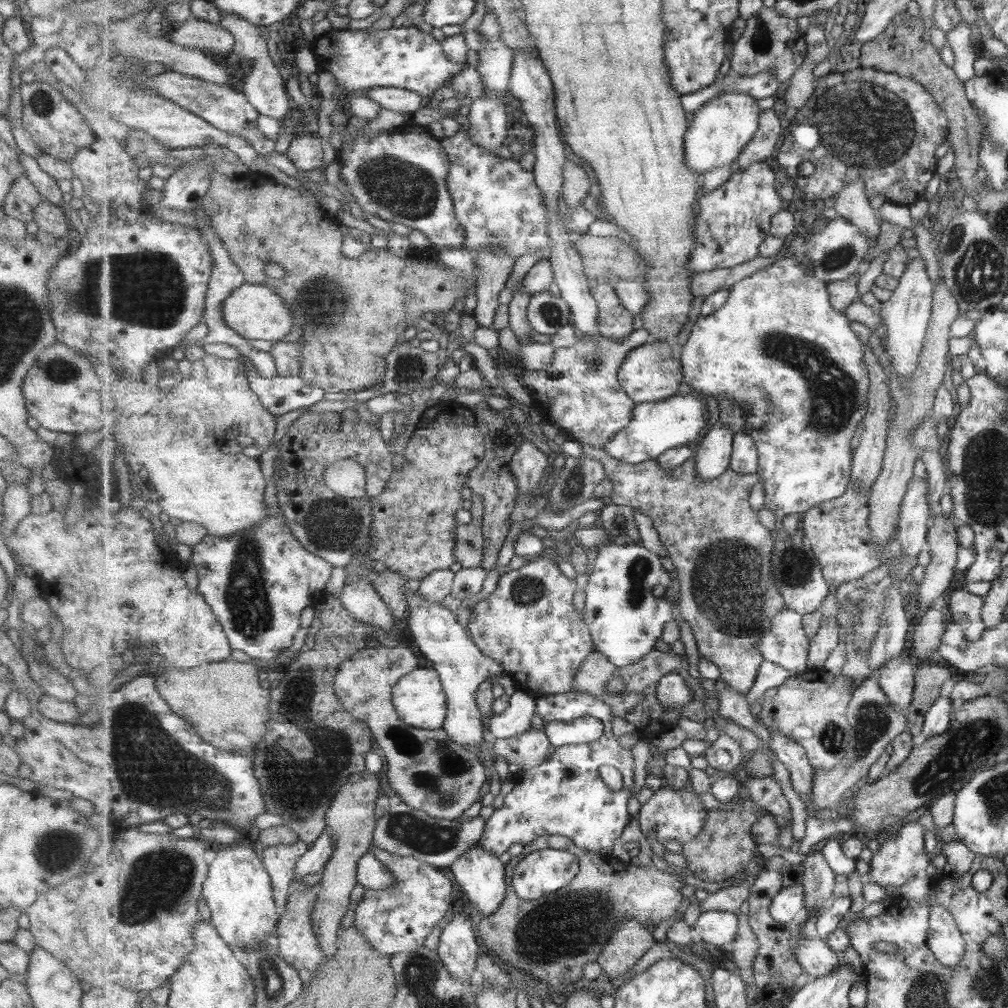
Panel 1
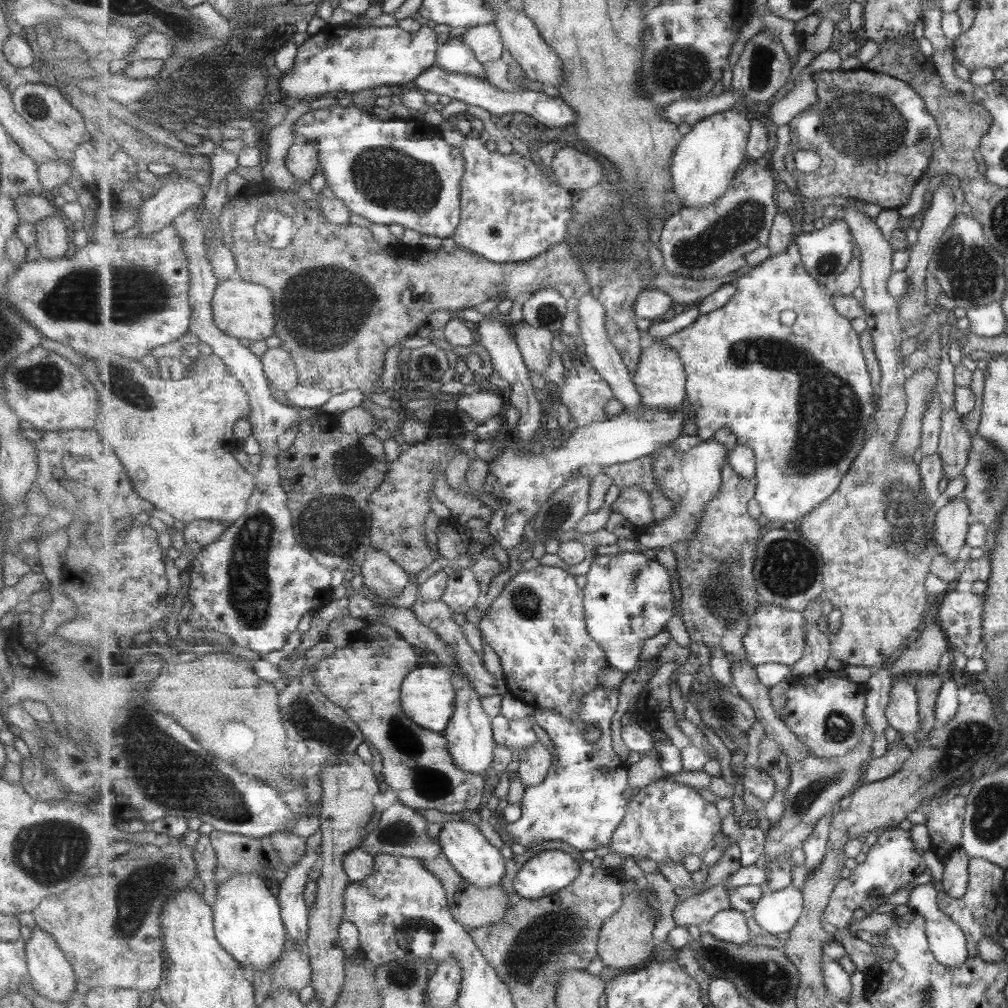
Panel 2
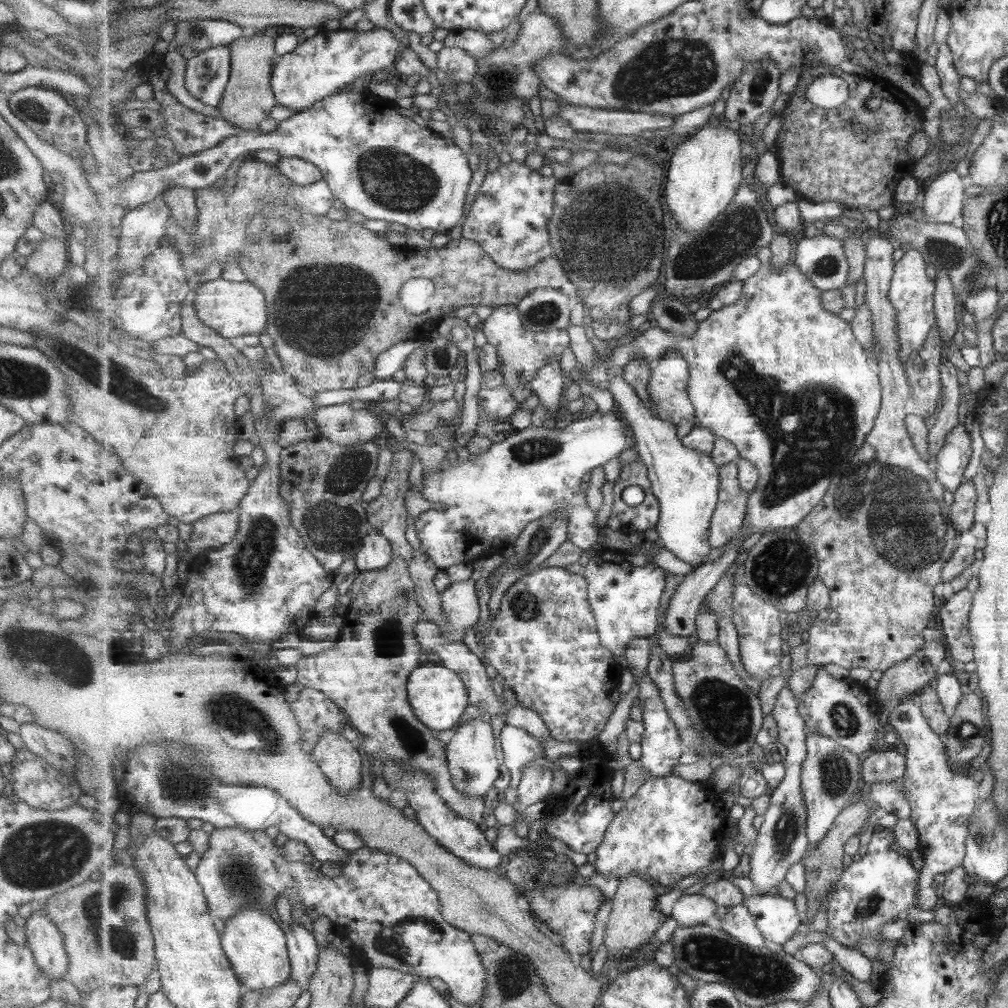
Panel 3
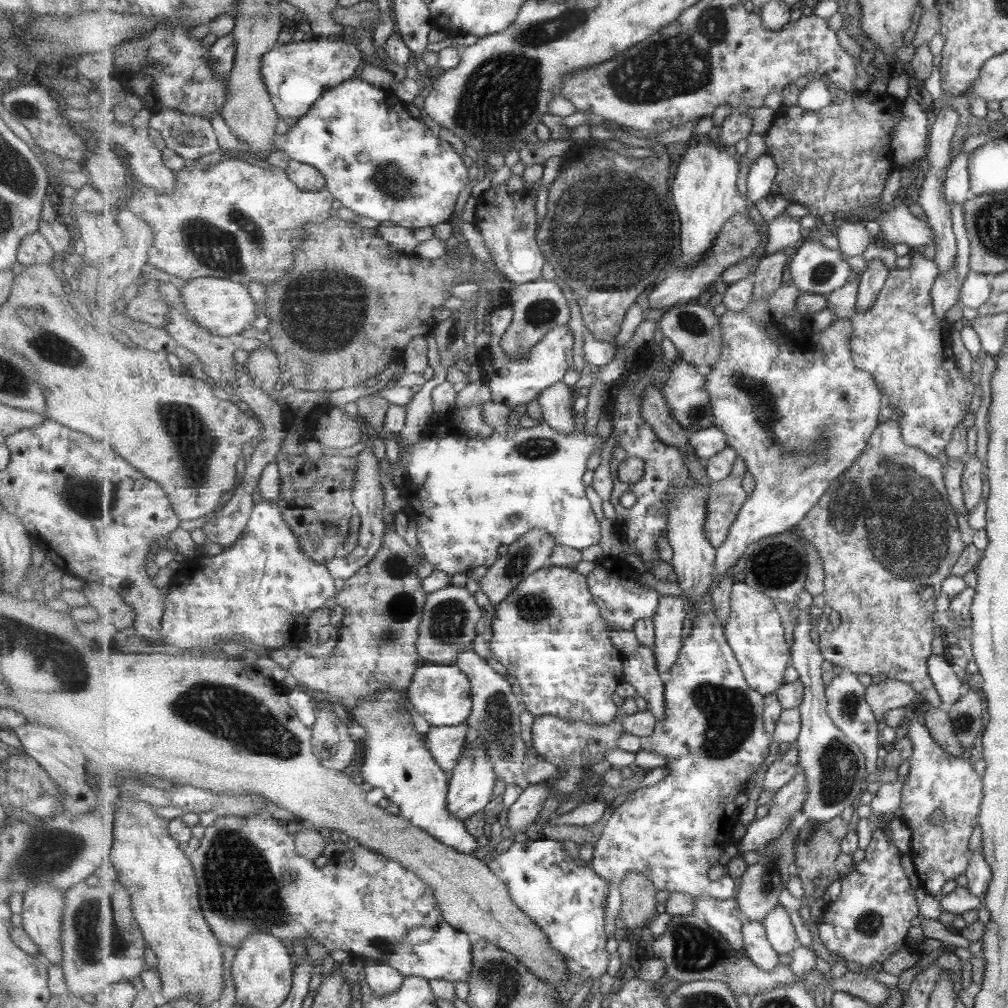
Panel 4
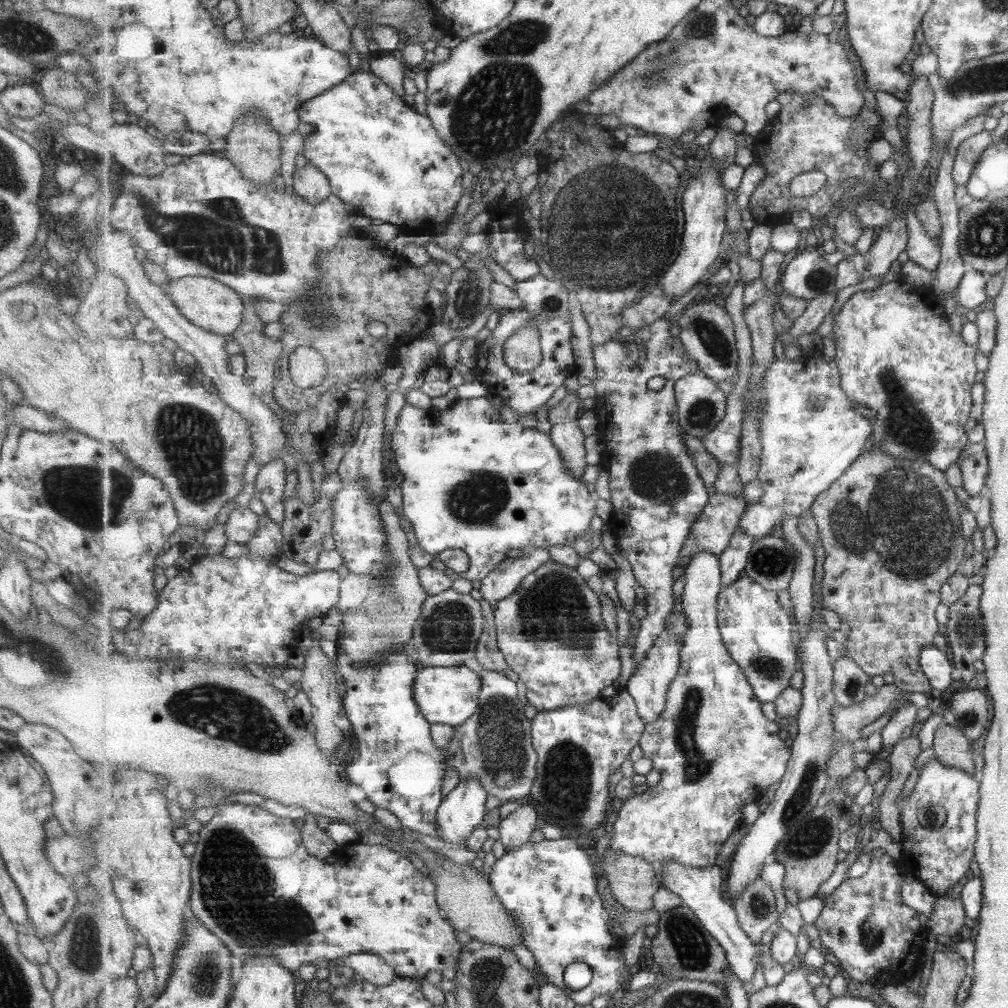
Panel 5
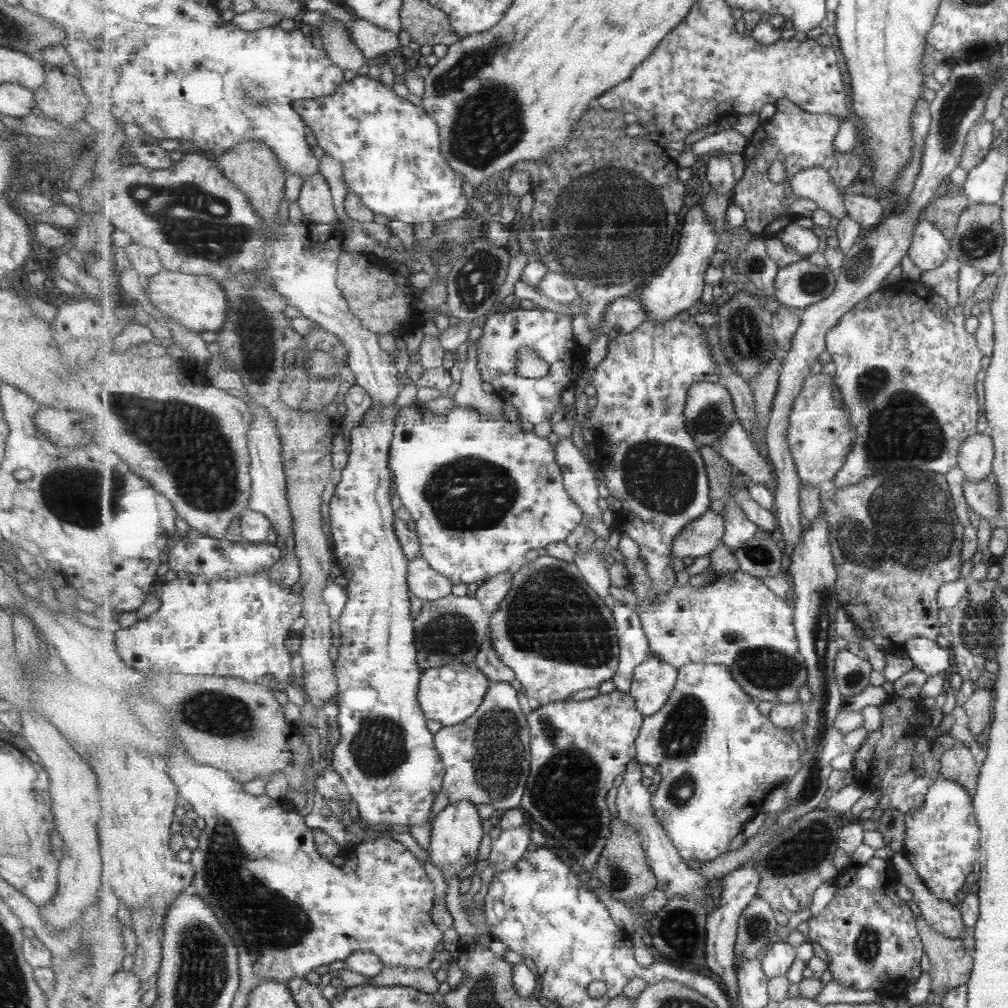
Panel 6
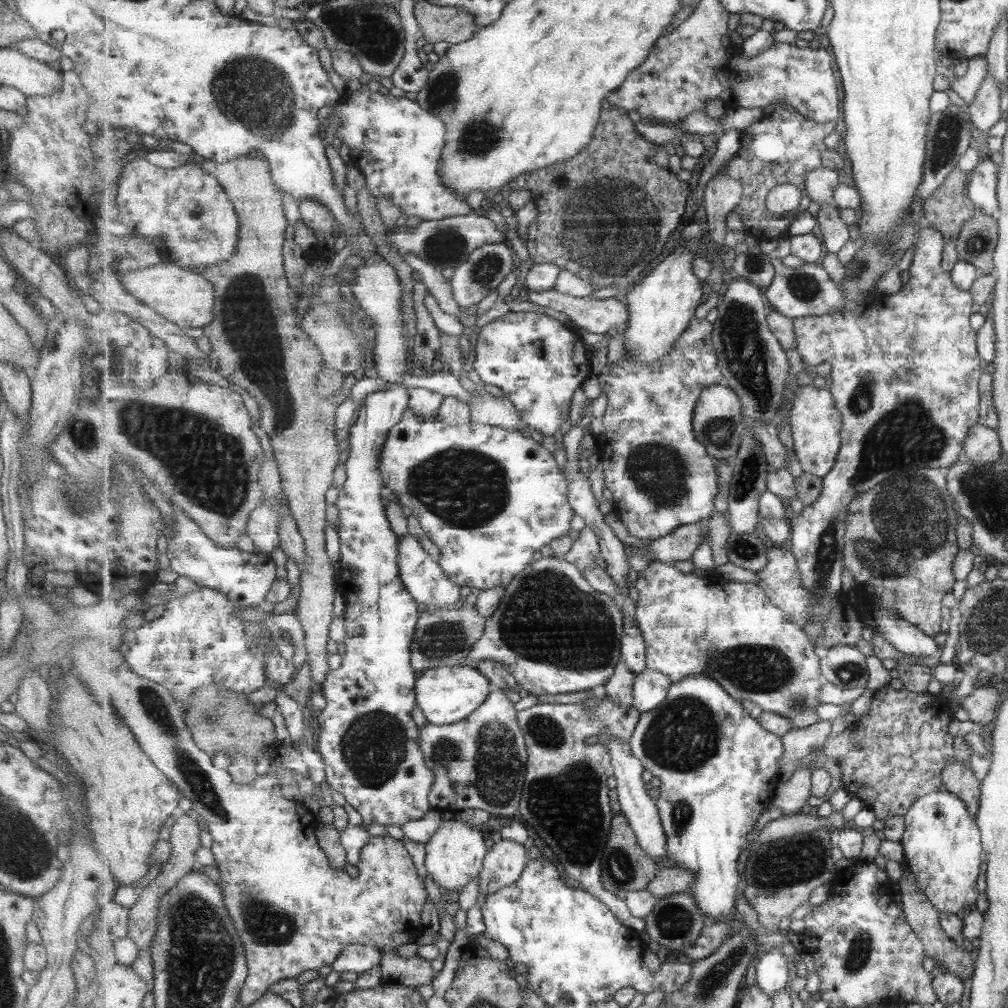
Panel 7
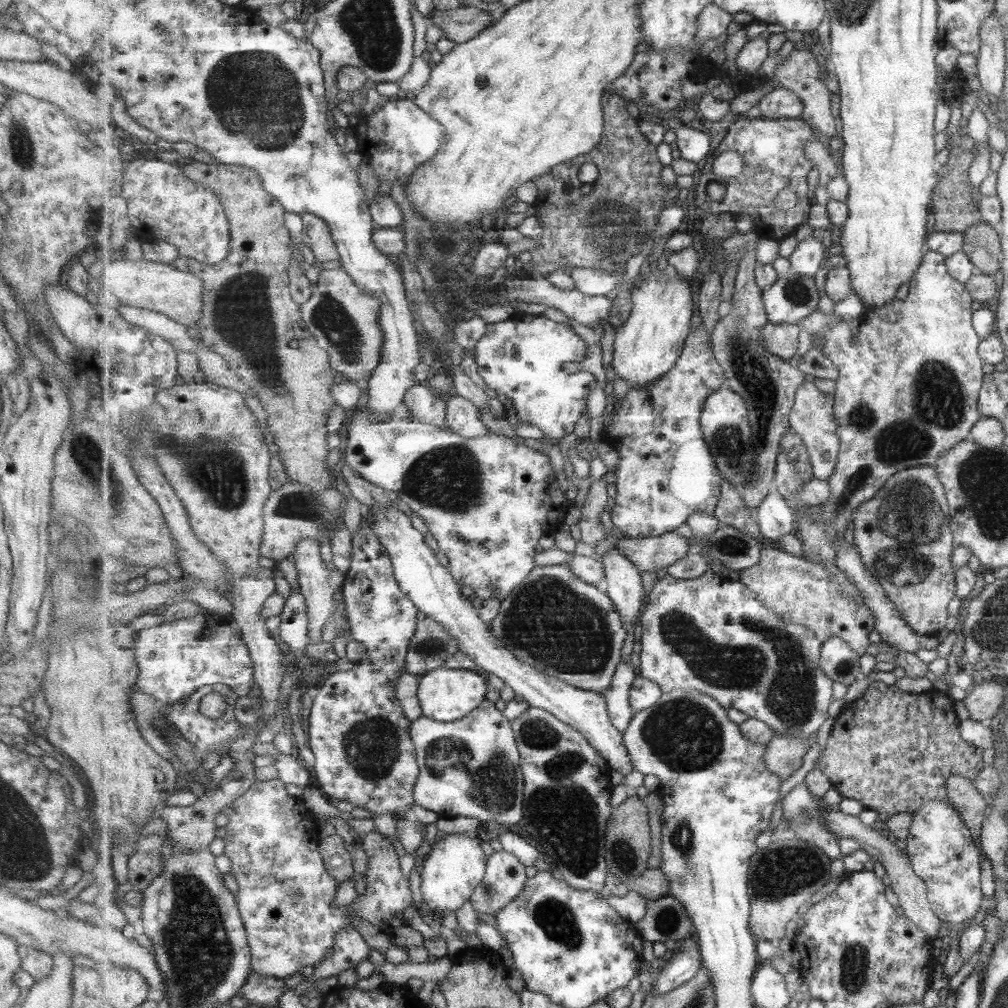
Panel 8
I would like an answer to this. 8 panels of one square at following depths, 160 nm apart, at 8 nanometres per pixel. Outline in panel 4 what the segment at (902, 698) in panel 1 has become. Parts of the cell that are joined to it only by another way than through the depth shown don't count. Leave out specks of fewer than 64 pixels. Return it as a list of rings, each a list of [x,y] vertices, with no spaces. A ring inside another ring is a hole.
[[[913,716],[912,720],[908,722],[904,721],[901,734],[909,738],[913,751],[911,756],[907,759],[910,765],[904,789],[902,790],[900,818],[905,821],[905,826],[910,832],[911,844],[909,844],[909,851],[911,852],[909,858],[913,863],[918,882],[931,896],[935,896],[947,880],[957,878],[957,876],[963,874],[968,867],[969,850],[967,850],[967,840],[969,840],[969,834],[971,834],[971,830],[973,830],[973,826],[975,826],[975,814],[977,814],[980,809],[979,800],[982,799],[981,778],[979,778],[979,776],[975,774],[975,770],[965,762],[965,757],[959,760],[959,758],[953,758],[953,756],[945,752],[944,749],[932,739],[920,717]],[[933,811],[940,812],[944,818],[939,826],[927,822],[927,816]]]

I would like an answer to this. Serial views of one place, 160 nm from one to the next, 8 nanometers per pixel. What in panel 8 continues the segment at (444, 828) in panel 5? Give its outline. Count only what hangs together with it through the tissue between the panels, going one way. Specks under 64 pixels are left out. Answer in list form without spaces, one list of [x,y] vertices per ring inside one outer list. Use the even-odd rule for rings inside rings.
[[[451,833],[428,848],[428,857],[421,873],[421,892],[431,911],[450,913],[459,910],[465,902],[471,902],[476,888],[486,875],[488,856],[481,848],[481,840],[465,833]]]

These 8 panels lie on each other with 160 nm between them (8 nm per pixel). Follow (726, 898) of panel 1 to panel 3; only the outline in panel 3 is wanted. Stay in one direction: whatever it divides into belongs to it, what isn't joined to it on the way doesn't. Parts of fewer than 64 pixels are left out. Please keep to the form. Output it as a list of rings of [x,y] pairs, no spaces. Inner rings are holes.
[[[701,893],[682,895],[673,905],[672,918],[681,926],[695,926],[707,924],[711,917],[715,917],[718,904]]]

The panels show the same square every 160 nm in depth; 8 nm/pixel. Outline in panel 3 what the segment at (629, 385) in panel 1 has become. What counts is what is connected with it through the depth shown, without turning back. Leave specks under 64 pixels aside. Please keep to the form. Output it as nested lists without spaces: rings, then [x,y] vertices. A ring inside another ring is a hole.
[[[669,349],[651,372],[649,392],[657,416],[675,425],[685,420],[695,425],[698,416],[688,391],[688,360],[677,349]]]

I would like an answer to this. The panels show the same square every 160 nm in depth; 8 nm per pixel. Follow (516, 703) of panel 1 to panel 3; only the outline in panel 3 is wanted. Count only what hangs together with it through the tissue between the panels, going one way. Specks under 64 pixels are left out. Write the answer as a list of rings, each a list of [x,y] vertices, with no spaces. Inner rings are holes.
[[[505,724],[500,733],[503,764],[513,772],[513,784],[520,784],[525,766],[543,754],[540,742],[524,728]]]

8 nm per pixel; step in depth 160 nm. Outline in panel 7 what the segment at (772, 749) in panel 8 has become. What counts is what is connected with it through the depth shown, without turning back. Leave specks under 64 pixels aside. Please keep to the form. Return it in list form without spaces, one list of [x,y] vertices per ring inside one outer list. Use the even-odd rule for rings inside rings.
[[[819,721],[807,728],[793,729],[782,740],[785,752],[780,758],[780,780],[787,782],[800,768],[802,760],[808,760],[819,746],[826,744],[831,732],[831,721]]]

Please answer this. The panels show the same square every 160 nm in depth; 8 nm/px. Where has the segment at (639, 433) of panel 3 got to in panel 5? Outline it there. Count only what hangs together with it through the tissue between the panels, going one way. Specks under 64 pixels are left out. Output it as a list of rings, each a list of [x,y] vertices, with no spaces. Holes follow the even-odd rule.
[[[699,552],[685,567],[685,580],[684,593],[681,596],[680,602],[684,608],[687,617],[689,617],[689,633],[685,640],[682,640],[682,657],[677,678],[671,684],[669,692],[667,693],[667,707],[659,720],[647,724],[644,735],[641,737],[640,745],[643,749],[646,758],[652,759],[653,768],[661,772],[661,779],[657,785],[650,788],[647,792],[641,793],[637,798],[625,801],[621,810],[618,812],[618,818],[614,823],[614,832],[607,851],[625,852],[629,856],[639,856],[648,860],[653,864],[659,880],[662,882],[664,875],[664,864],[669,861],[676,860],[678,863],[689,865],[691,867],[711,867],[715,864],[725,840],[729,836],[733,836],[733,832],[737,829],[745,829],[745,806],[754,802],[758,804],[759,798],[765,794],[765,790],[771,784],[781,783],[785,773],[788,771],[788,764],[792,758],[792,745],[789,746],[785,742],[784,730],[780,726],[779,721],[771,721],[764,714],[764,706],[758,700],[754,692],[753,685],[748,681],[748,676],[745,676],[744,669],[737,664],[737,661],[730,655],[729,649],[725,647],[723,636],[721,635],[720,622],[718,621],[719,608],[720,608],[720,594],[722,590],[722,572],[721,560],[719,556],[713,555],[709,552]]]

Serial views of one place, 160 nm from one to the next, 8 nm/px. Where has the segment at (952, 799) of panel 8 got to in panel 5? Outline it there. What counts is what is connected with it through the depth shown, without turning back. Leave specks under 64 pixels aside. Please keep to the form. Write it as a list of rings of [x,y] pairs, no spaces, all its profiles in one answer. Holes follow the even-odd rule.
[[[939,723],[932,739],[933,755],[941,764],[949,768],[963,769],[969,776],[977,774],[971,762],[971,750],[967,739],[953,730],[953,725]]]

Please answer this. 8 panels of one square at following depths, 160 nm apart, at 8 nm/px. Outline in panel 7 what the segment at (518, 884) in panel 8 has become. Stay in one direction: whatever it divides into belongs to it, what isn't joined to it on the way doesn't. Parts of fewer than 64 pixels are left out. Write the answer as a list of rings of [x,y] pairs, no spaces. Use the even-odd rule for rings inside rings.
[[[515,840],[494,843],[485,859],[479,878],[479,892],[486,897],[502,888],[515,884],[525,872],[530,861],[525,845]]]

